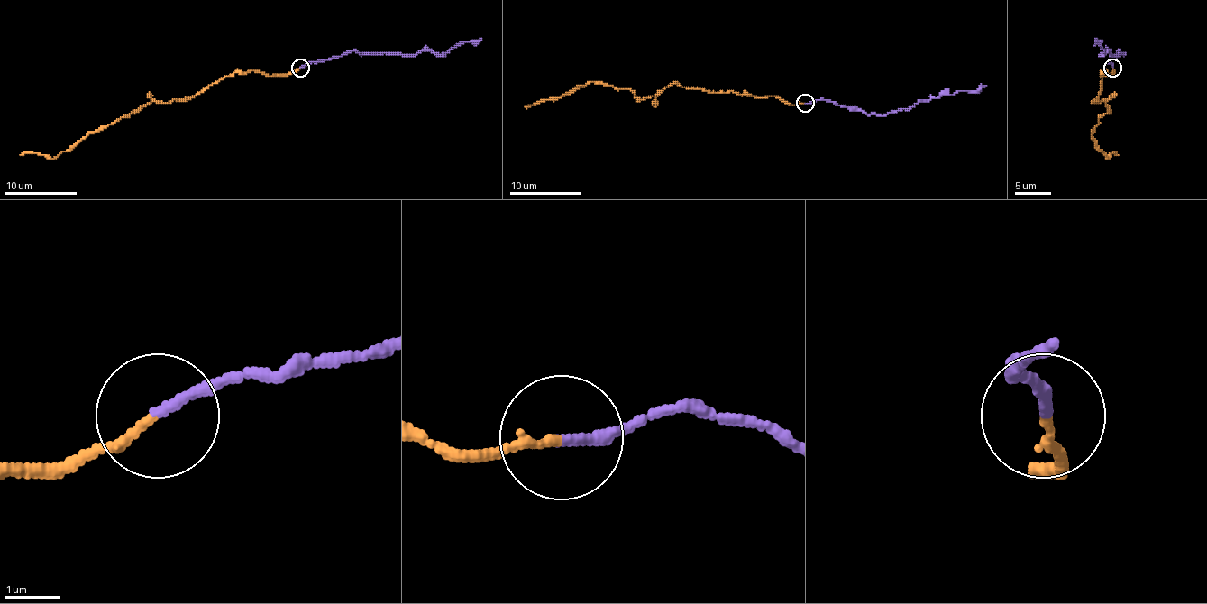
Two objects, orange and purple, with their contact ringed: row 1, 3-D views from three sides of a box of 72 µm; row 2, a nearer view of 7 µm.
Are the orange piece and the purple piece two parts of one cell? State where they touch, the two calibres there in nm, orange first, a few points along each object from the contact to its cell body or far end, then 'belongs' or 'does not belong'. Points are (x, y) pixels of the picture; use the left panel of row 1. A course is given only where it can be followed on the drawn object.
at (300, 68); 150 nm thick on the orange side, 190 nm on the other; orange runs (300, 67), (269, 76), (253, 70), (233, 72), (190, 97), (150, 101), (52, 159), (32, 153), (20, 155); purple runs (300, 67), (352, 50), (406, 54), (427, 50), (445, 54), (465, 41), (481, 38); does not belong

